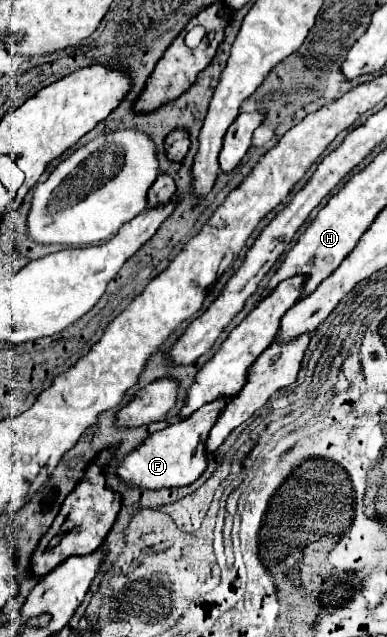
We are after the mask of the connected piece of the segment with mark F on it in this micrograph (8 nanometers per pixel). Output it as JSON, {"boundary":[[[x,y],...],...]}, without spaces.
{"boundary":[[[218,399],[216,403],[206,403],[200,411],[196,411],[196,415],[190,415],[184,421],[178,421],[162,431],[148,435],[140,447],[136,447],[132,453],[128,453],[118,463],[118,469],[116,469],[118,479],[124,481],[128,487],[150,489],[150,491],[184,487],[184,485],[194,483],[206,469],[208,455],[206,455],[204,443],[208,439],[212,425],[218,419],[220,409],[224,409],[226,403],[228,403],[228,399]]]}

